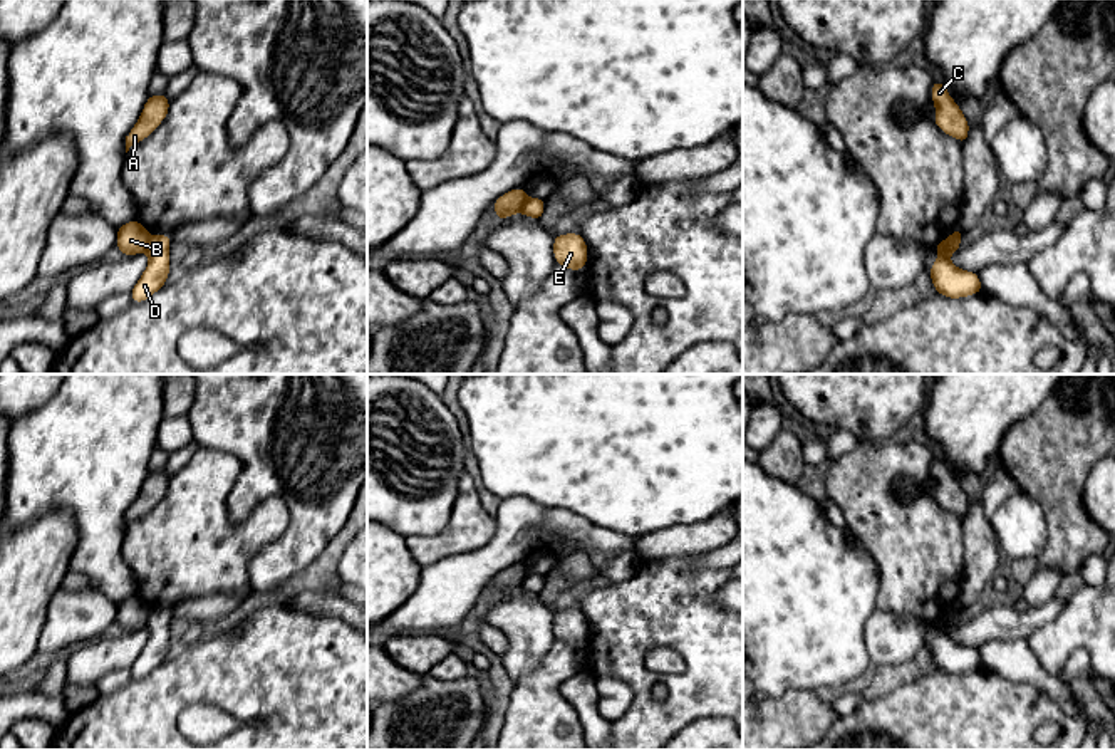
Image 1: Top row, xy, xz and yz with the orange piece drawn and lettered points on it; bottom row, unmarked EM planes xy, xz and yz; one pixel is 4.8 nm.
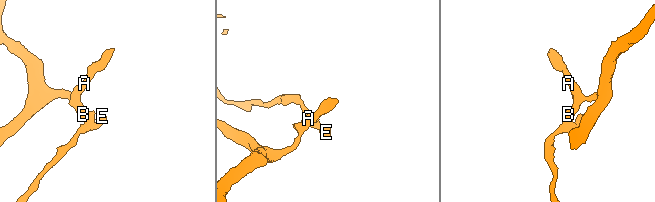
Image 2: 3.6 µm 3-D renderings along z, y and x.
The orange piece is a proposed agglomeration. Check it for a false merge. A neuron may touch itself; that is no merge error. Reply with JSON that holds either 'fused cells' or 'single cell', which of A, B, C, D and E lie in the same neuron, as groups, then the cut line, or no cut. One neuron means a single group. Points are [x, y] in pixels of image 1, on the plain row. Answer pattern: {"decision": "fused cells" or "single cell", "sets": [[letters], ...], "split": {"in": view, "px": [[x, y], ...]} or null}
{"decision": "fused cells", "sets": [["A", "B", "C"], ["D", "E"]], "split": {"in": "yz", "px": [[959, 613], [941, 633]]}}

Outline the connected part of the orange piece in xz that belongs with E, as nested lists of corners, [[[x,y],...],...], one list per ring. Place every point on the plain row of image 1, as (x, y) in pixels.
[[[580,609],[553,612],[553,633],[557,641],[580,648],[589,634],[585,614]]]

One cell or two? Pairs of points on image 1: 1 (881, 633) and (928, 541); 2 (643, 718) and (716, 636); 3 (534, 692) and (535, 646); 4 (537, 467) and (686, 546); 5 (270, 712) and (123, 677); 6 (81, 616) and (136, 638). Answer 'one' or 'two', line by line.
1: two
2: one
3: two
4: two
5: two
6: two

